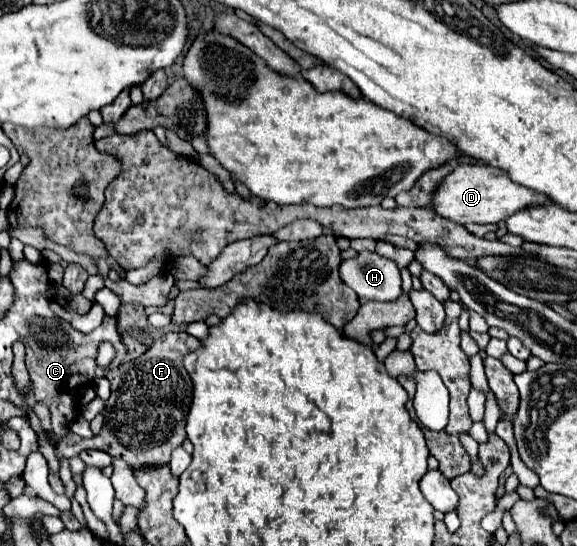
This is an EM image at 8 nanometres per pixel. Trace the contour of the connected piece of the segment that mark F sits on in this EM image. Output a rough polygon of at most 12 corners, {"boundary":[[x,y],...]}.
{"boundary":[[168,333],[106,373],[98,437],[68,431],[56,457],[102,449],[132,469],[164,465],[186,439],[202,347]]}

